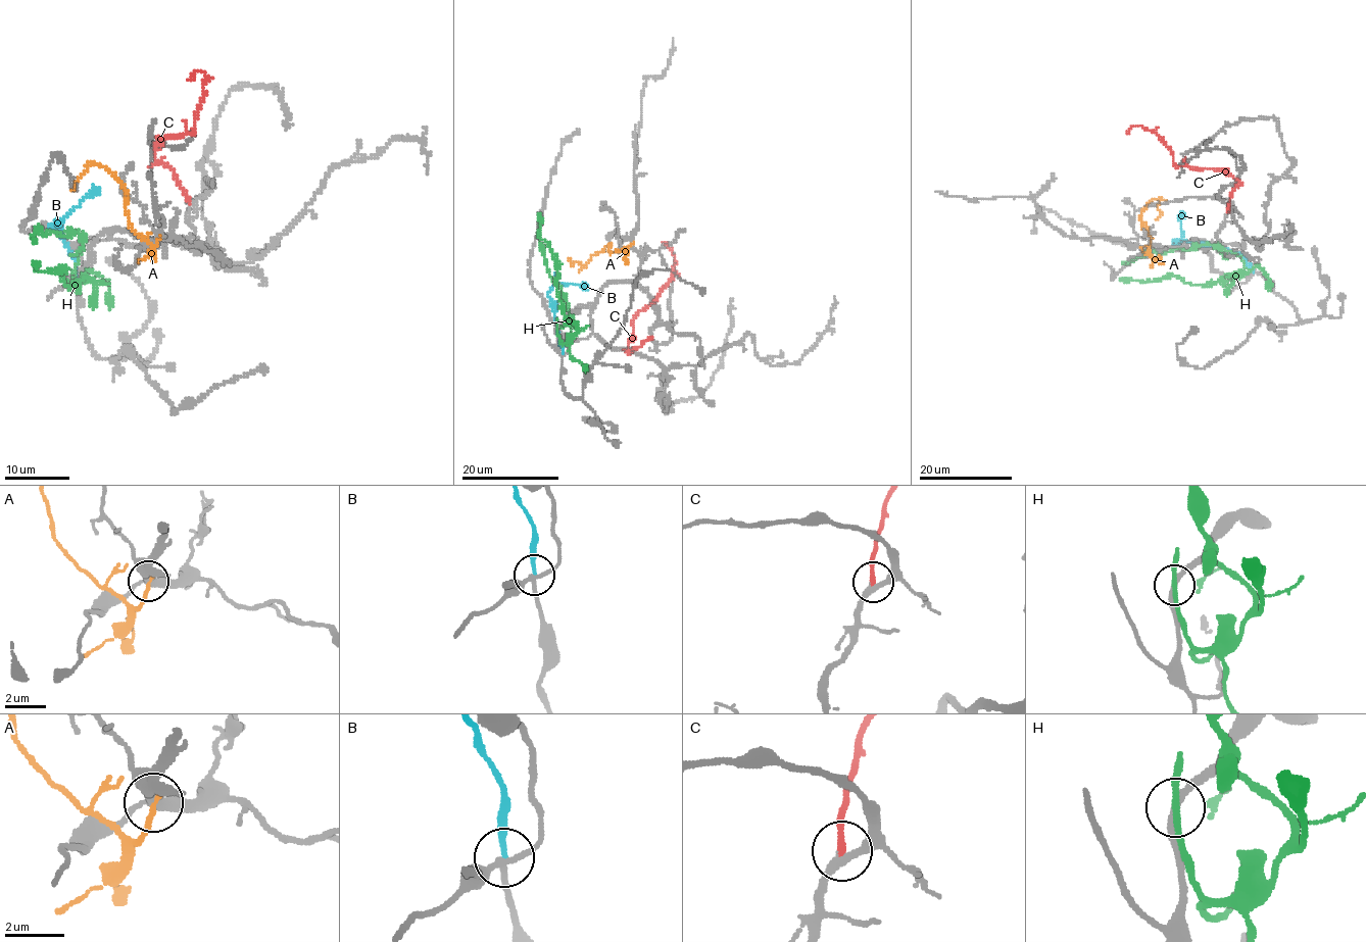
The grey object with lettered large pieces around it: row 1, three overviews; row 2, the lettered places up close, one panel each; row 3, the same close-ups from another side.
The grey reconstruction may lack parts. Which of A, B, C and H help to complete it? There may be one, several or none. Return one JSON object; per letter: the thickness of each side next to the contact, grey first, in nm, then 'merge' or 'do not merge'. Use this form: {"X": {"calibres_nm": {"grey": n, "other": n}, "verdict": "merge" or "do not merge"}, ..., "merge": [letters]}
{"A": {"calibres_nm": {"grey": 280, "other": 200}, "verdict": "do not merge"}, "B": {"calibres_nm": {"grey": 200, "other": 200}, "verdict": "do not merge"}, "C": {"calibres_nm": {"grey": 220, "other": 240}, "verdict": "merge"}, "H": {"calibres_nm": {"grey": 240, "other": 240}, "verdict": "do not merge"}, "merge": ["C"]}

